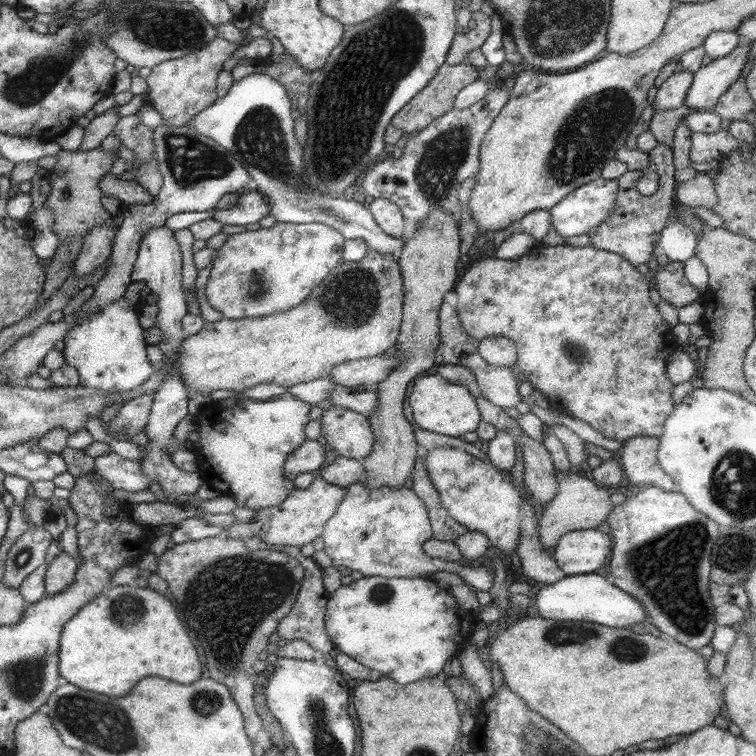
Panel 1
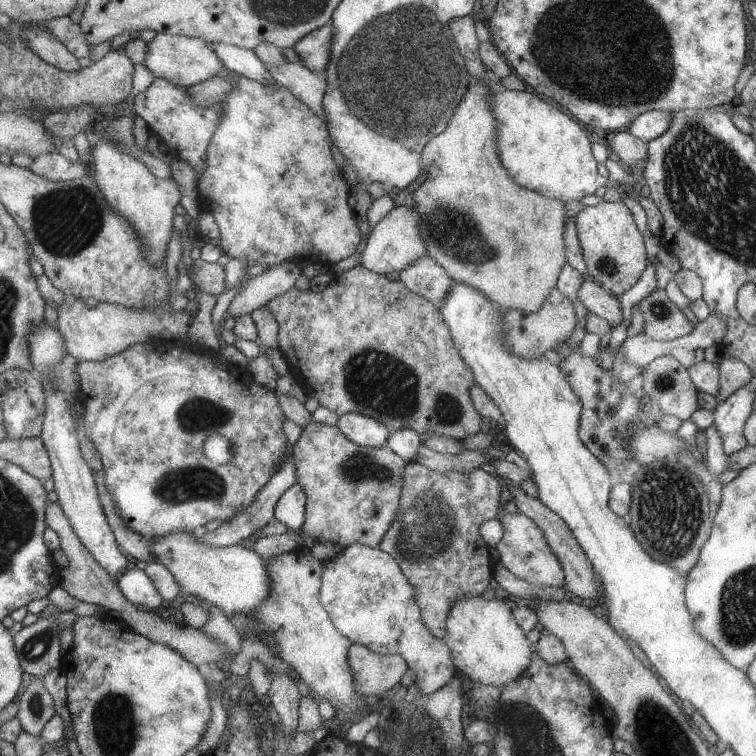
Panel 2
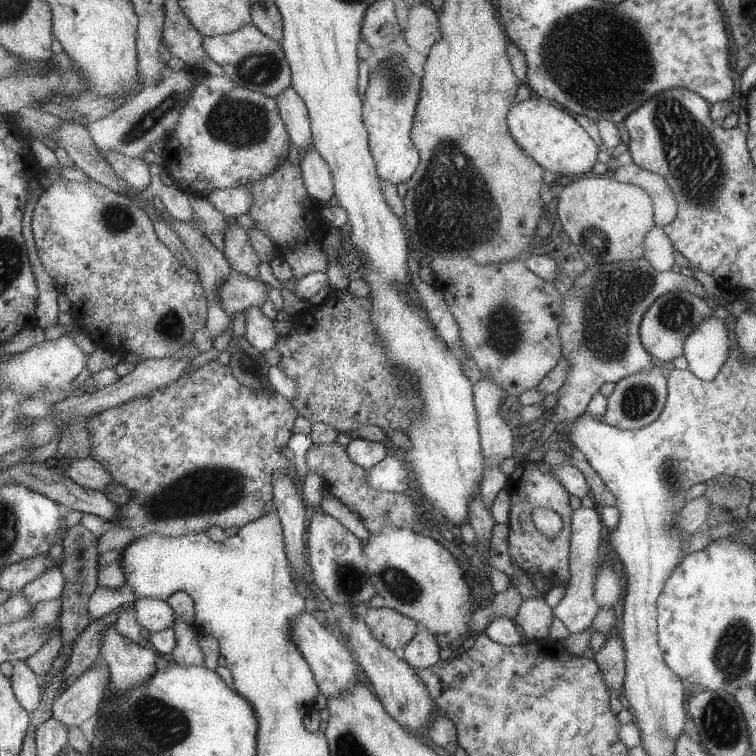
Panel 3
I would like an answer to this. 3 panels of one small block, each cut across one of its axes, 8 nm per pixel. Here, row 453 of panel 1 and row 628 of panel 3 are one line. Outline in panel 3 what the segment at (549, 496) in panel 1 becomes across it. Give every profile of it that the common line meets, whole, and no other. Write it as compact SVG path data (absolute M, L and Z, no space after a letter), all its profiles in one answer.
M540 593L534 598L522 600L512 620L514 625L523 629L526 640L532 642L536 639L548 639L552 616L552 609L544 604Z

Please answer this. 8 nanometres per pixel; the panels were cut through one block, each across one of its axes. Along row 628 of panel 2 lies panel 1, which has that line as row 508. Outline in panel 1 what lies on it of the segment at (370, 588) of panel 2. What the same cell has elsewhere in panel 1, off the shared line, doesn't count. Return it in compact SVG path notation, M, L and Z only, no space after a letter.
M359 481L345 488L345 497L339 503L334 515L325 524L324 531L321 534L324 547L323 551L331 558L331 566L343 566L351 571L360 572L363 577L383 576L383 577L423 577L429 576L435 572L446 571L451 574L457 574L469 586L477 590L489 590L493 586L493 572L490 572L487 566L483 565L462 565L457 561L443 561L426 556L422 546L426 540L432 538L433 528L430 524L430 517L426 504L413 493L410 489L389 489L382 487L375 491L367 491L363 481Z

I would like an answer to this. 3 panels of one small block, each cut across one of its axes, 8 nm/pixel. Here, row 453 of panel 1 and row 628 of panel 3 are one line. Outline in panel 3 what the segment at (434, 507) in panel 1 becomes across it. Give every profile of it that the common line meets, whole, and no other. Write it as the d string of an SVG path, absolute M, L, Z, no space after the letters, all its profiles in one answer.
M424 628L414 635L414 639L398 651L399 658L415 671L437 665L439 662L439 648L433 634Z

